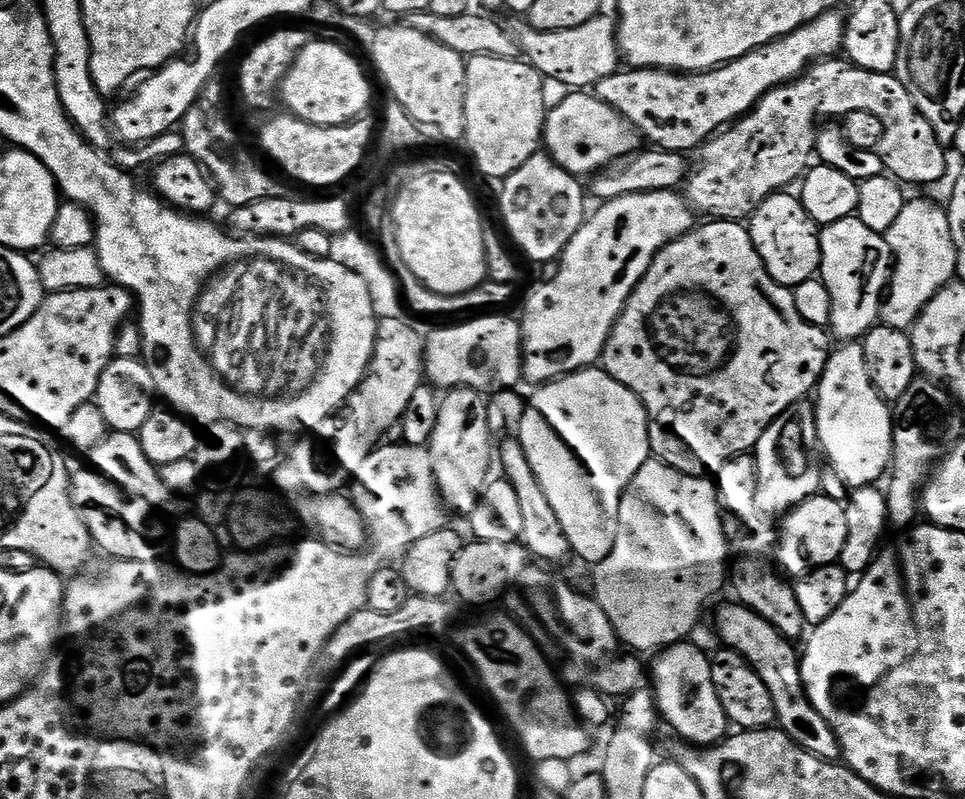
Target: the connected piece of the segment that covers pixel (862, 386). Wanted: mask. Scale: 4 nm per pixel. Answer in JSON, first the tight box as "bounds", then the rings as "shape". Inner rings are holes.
{"bounds":[814,342,896,489],"shape":[[[844,342],[836,347],[831,349],[828,365],[820,375],[820,383],[814,389],[816,438],[822,449],[823,459],[827,463],[828,460],[832,463],[833,474],[842,483],[848,484],[849,489],[866,488],[883,481],[889,471],[892,462],[892,439],[896,433],[894,412],[889,401],[880,396],[876,387],[870,382],[870,374],[866,370],[866,354],[863,343]]]}

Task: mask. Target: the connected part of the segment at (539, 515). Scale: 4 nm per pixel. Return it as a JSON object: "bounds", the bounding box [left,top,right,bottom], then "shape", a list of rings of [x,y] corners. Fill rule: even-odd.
{"bounds":[498,438,570,562],"shape":[[[518,438],[512,440],[499,441],[498,444],[498,468],[502,471],[503,479],[514,486],[514,494],[518,497],[522,513],[522,534],[519,543],[524,544],[526,551],[540,562],[552,562],[548,560],[569,559],[570,549],[566,542],[566,534],[562,534],[562,525],[558,523],[558,518],[554,515],[554,510],[550,507],[546,493],[538,483],[538,478],[534,478],[534,470],[530,466],[530,458],[526,458],[526,450],[522,450],[522,442]]]}

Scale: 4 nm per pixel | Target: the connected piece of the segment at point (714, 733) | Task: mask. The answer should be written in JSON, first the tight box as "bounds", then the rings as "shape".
{"bounds":[650,642,730,746],"shape":[[[685,642],[664,649],[653,660],[656,661],[652,668],[650,664],[650,688],[663,723],[669,724],[681,741],[693,746],[711,746],[725,739],[730,732],[730,721],[722,710],[722,702],[718,702],[718,690],[714,690],[709,653],[695,648],[692,642]]]}

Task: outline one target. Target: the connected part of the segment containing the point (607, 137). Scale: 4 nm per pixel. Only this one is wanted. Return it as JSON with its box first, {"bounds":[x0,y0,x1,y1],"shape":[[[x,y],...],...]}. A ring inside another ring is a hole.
{"bounds":[542,90,638,178],"shape":[[[588,90],[569,91],[566,102],[554,106],[544,118],[542,144],[547,155],[551,156],[554,162],[558,162],[558,166],[562,166],[569,174],[577,178],[591,177],[610,162],[637,151],[636,140],[638,141],[638,133],[632,123],[622,114],[618,114],[618,110],[614,110],[614,106],[606,106],[606,102],[602,102]]]}

